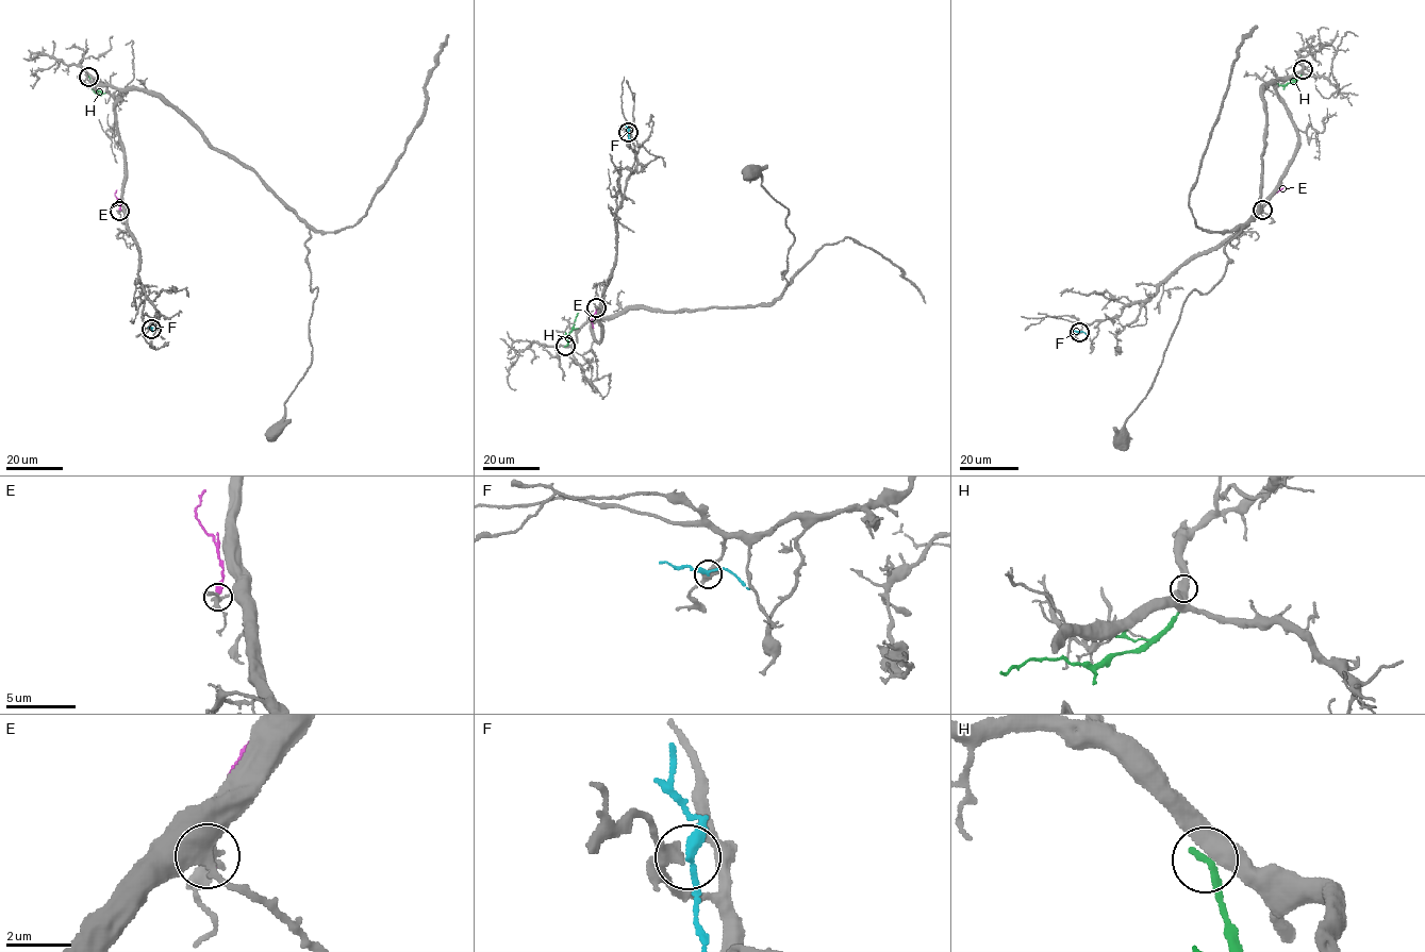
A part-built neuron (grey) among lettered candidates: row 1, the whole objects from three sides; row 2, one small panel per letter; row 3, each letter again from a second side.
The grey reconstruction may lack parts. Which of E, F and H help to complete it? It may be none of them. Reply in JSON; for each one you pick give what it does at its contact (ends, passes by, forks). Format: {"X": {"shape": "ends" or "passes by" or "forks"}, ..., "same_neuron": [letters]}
{"same_neuron": []}

